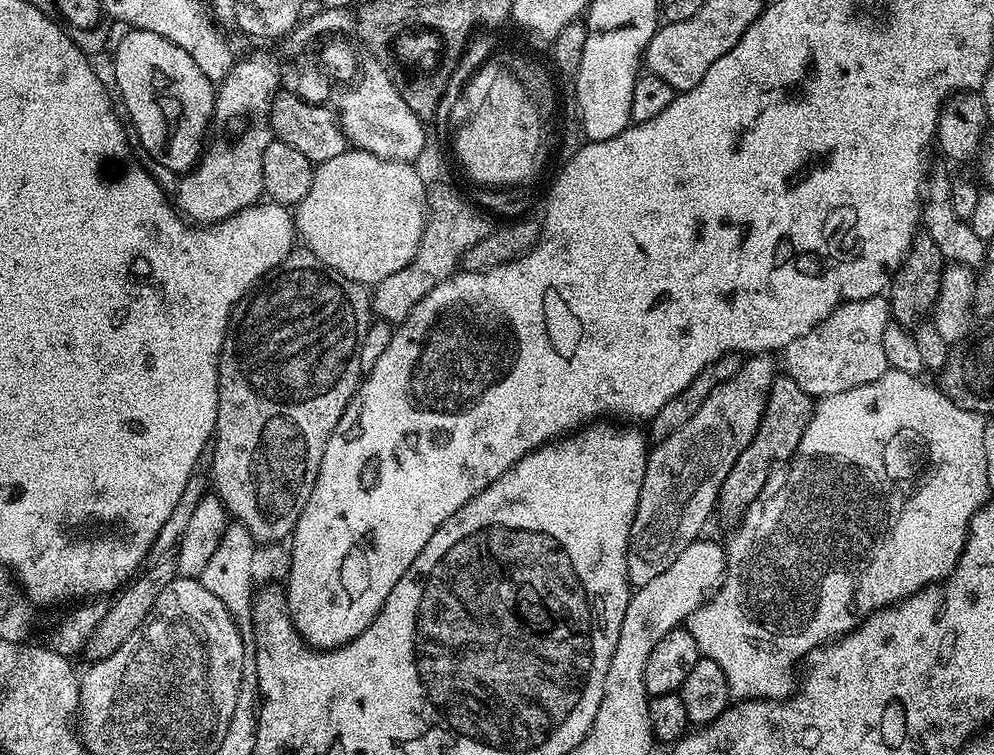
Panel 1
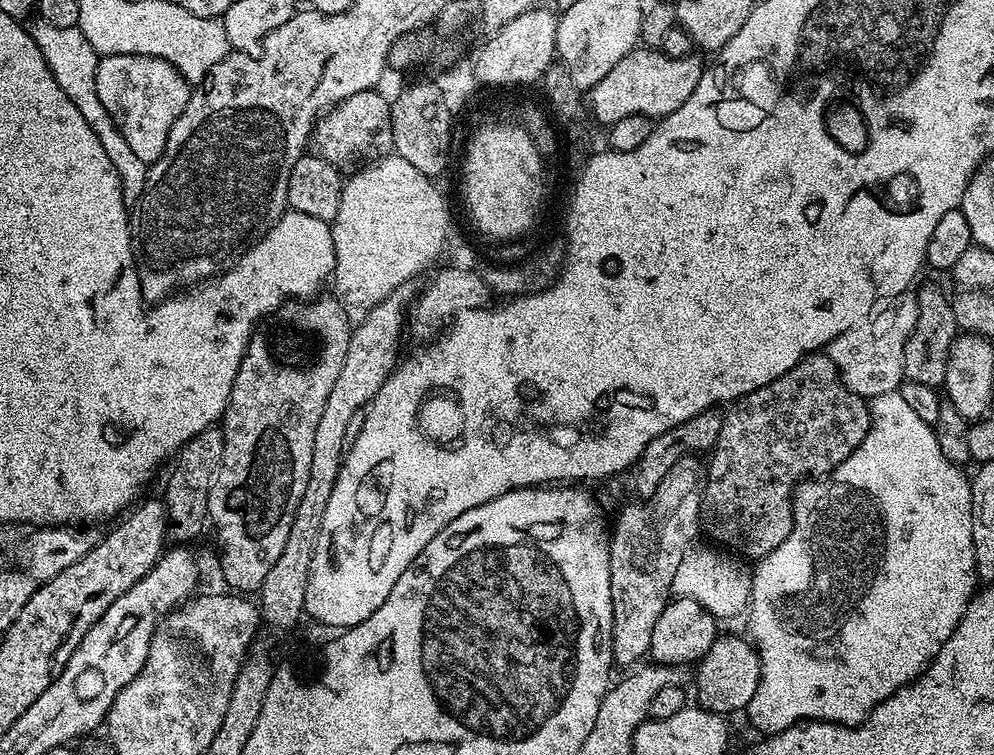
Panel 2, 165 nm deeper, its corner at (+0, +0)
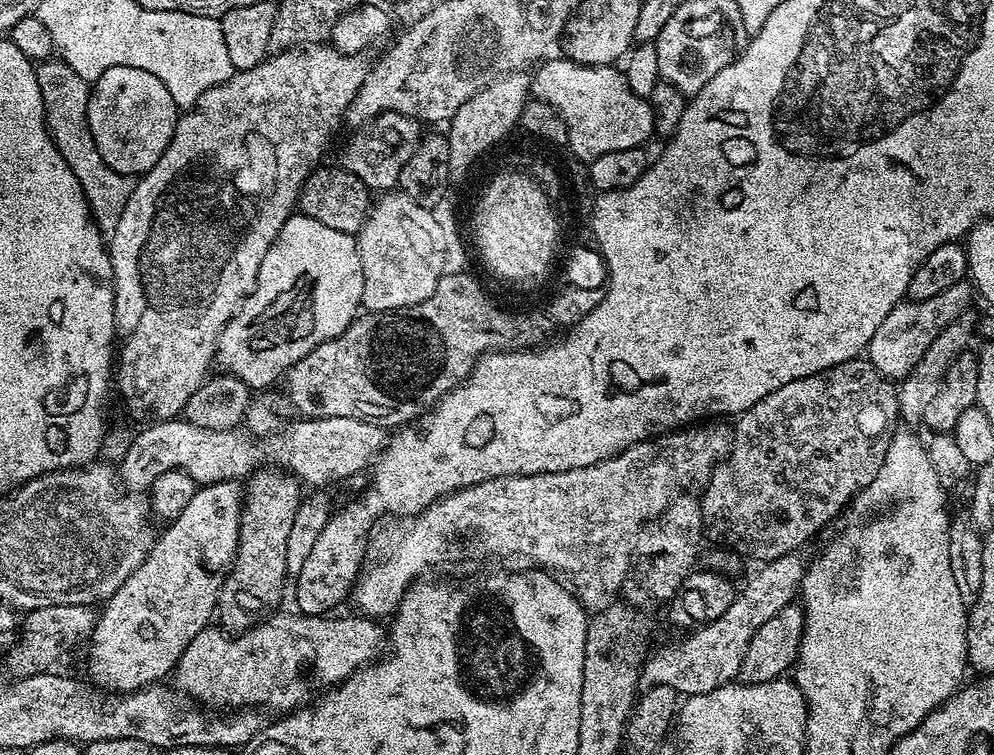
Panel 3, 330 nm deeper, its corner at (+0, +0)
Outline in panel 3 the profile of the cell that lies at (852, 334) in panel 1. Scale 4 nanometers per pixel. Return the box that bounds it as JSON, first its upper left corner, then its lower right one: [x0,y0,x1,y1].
[866,282,974,382]

